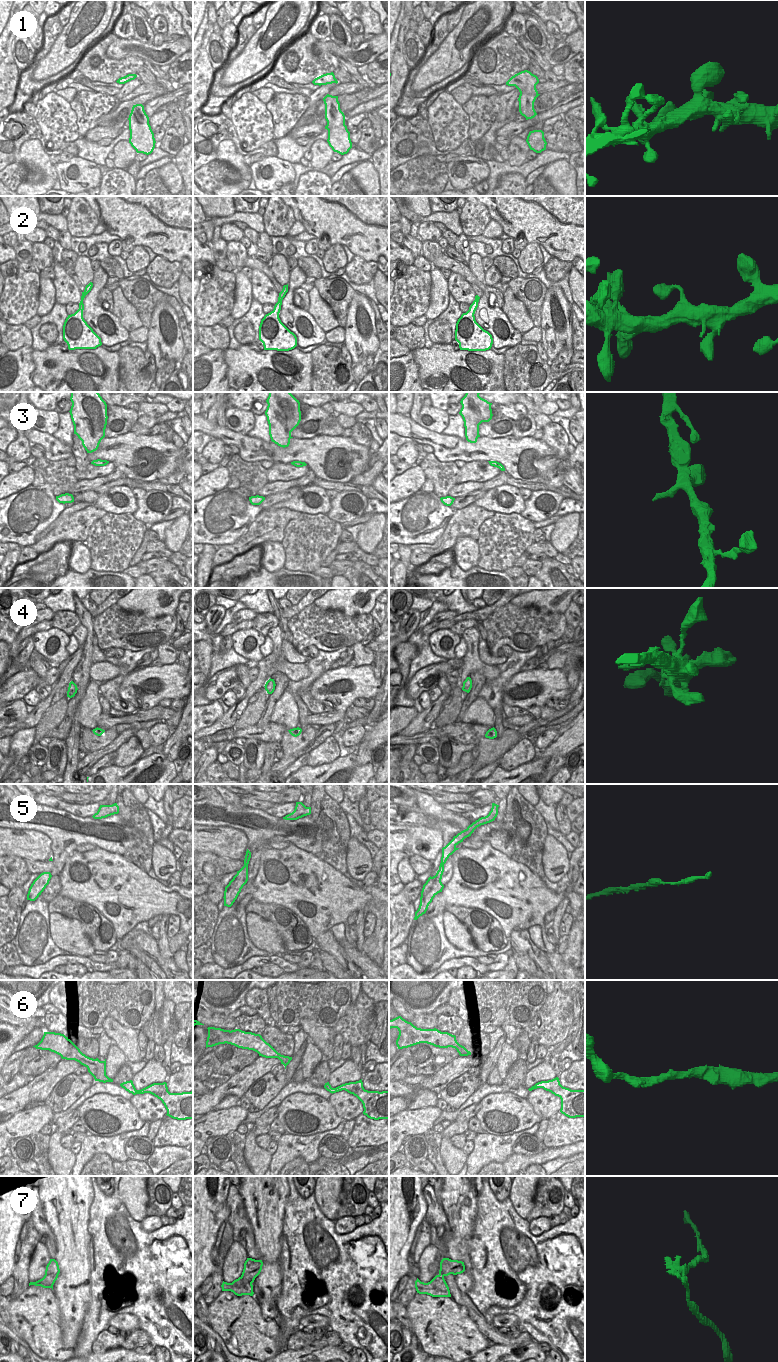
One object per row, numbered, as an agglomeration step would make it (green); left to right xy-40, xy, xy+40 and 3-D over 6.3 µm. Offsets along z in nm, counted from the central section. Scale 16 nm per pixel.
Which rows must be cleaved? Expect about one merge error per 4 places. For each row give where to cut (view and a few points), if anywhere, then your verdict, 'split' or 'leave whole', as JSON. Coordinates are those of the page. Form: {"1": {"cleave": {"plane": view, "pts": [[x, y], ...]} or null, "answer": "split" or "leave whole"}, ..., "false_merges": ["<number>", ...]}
{"1": {"cleave": null, "answer": "leave whole"}, "2": {"cleave": null, "answer": "leave whole"}, "3": {"cleave": null, "answer": "leave whole"}, "4": {"cleave": null, "answer": "leave whole"}, "5": {"cleave": null, "answer": "leave whole"}, "6": {"cleave": null, "answer": "leave whole"}, "7": {"cleave": {"plane": "xy", "pts": [[251, 1282], [244, 1281], [239, 1285], [232, 1284]]}, "answer": "split"}, "false_merges": ["7"]}

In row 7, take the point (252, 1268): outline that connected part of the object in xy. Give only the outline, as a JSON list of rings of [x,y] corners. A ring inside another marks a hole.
[[[247,1258],[247,1260],[244,1263],[242,1275],[232,1282],[233,1285],[240,1286],[244,1281],[253,1283],[255,1278],[260,1274],[262,1266],[262,1260]]]

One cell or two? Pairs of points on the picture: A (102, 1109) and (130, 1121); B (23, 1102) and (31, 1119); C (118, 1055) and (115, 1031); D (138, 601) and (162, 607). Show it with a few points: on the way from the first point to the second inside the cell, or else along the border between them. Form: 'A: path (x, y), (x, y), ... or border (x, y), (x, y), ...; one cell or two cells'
A: path (109, 1113), (123, 1117); one cell
B: border (42, 1103), (19, 1110), (10, 1118); two cells
C: border (111, 1039), (123, 1053), (126, 1060); two cells
D: path (144, 601), (156, 601); one cell

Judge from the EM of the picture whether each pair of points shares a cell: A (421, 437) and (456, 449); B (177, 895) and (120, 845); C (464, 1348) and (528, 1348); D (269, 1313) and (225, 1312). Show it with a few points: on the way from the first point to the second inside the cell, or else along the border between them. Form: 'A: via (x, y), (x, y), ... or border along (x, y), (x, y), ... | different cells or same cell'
A: via (430, 438), (447, 447) | same cell
B: border along (99, 847), (121, 855) | different cells
C: border along (490, 1345), (478, 1351) | different cells
D: border along (253, 1295), (260, 1307), (261, 1315), (273, 1320) | different cells

